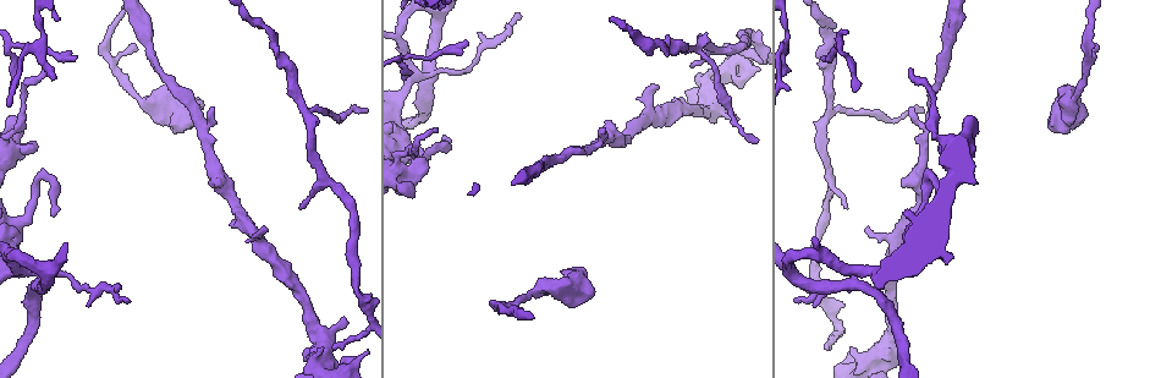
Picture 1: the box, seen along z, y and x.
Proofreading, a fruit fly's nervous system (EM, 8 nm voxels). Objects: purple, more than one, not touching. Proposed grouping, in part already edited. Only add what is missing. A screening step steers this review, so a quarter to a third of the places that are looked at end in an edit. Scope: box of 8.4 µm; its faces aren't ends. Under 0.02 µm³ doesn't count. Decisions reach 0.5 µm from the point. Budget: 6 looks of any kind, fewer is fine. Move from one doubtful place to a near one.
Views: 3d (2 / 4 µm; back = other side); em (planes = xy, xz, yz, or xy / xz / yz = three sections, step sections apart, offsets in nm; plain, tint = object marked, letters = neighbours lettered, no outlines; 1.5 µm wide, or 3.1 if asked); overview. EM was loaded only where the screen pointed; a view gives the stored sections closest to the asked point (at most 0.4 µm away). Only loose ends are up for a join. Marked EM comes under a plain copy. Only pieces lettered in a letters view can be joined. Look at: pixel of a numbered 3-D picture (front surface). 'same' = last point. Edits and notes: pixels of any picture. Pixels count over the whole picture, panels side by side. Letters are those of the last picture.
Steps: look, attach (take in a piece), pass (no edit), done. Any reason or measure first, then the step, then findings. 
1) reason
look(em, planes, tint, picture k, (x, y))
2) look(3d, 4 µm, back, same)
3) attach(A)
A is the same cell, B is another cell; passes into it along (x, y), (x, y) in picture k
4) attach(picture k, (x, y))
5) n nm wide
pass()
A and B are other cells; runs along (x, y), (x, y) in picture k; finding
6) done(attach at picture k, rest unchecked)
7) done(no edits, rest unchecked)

look(em, planes, letters, picture 1, (737, 118))

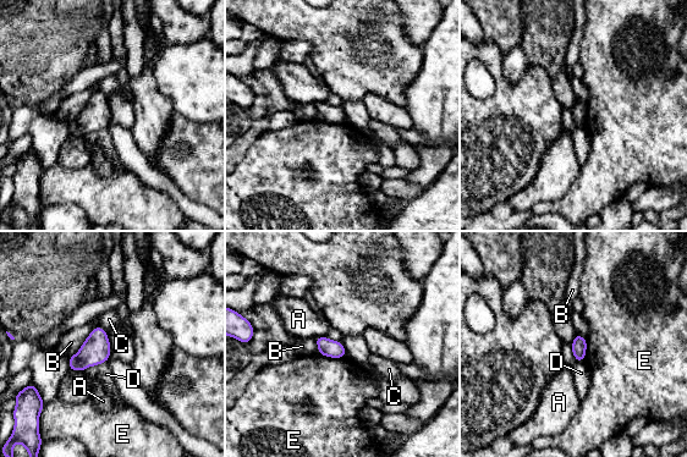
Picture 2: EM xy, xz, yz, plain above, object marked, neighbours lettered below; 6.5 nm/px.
B touches over 300 nm
pass()
A, B, C, D and E are other cells; no lettered piece goes on from it

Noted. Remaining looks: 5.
free end
look(em, planes, letters, picture 1, (134, 43))

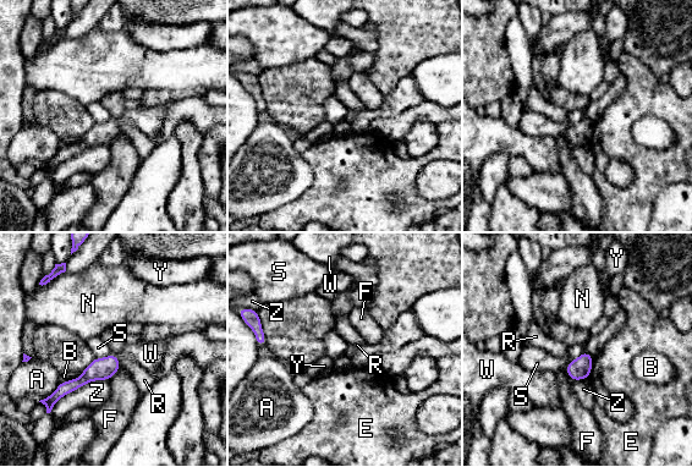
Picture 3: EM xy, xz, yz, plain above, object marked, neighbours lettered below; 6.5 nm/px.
Z touches over 420 nm
pass()
A, B, E, F, N, R, S, W, Y and Z are other cells; runs along (113, 357), (102, 368), (56, 394) in picture 3; no lettered piece goes on from it

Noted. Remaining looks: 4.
done(no edits, rest unchecked)

